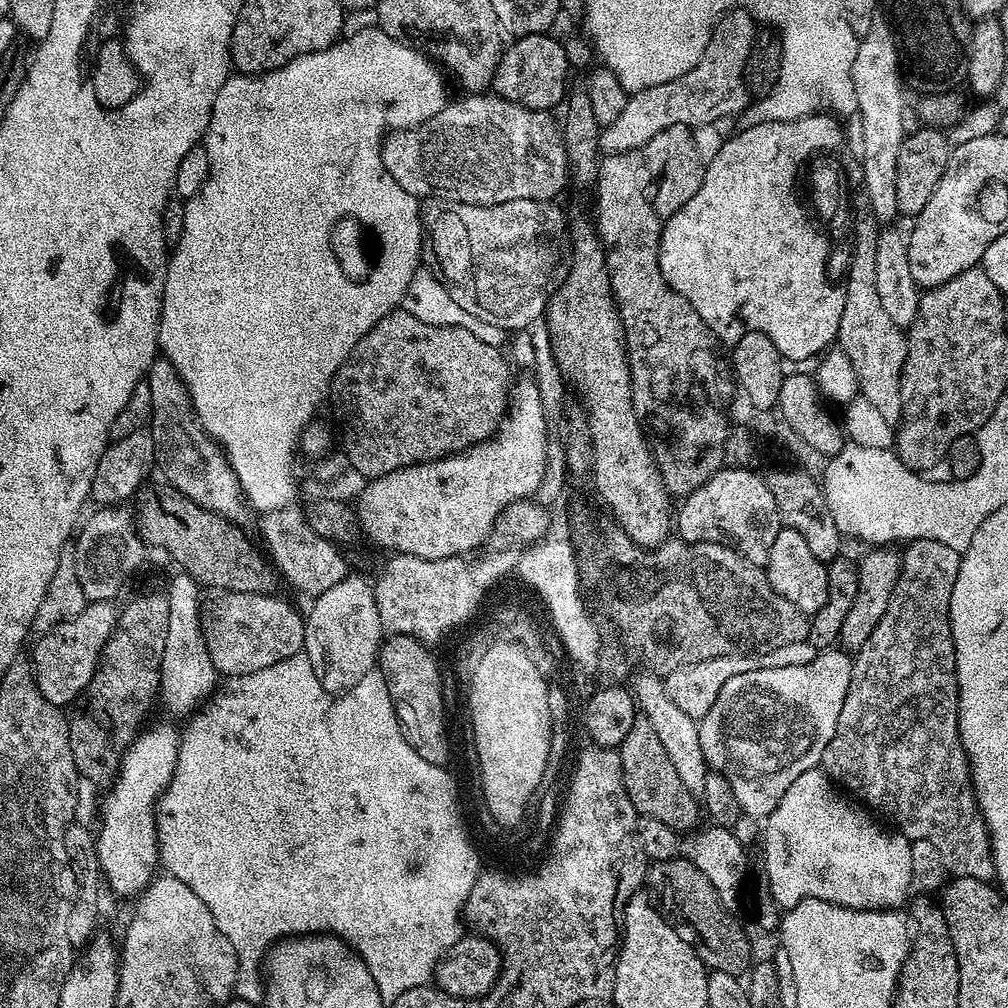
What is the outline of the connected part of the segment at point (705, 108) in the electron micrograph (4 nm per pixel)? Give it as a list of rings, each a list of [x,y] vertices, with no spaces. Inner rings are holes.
[[[743,8],[725,12],[712,31],[710,42],[702,58],[686,74],[665,84],[652,84],[646,90],[633,92],[626,102],[626,110],[614,122],[603,125],[599,140],[600,152],[615,154],[641,148],[654,134],[670,126],[687,124],[716,124],[719,116],[732,116],[750,101],[744,85],[744,67],[752,54],[756,40],[757,21]]]

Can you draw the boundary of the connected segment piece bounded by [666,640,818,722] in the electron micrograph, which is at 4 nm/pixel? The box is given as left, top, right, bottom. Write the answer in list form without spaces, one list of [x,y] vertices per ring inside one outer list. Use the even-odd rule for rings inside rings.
[[[807,640],[802,642],[790,642],[790,646],[778,646],[778,650],[770,650],[766,654],[754,654],[753,656],[723,656],[722,658],[710,658],[706,662],[694,662],[690,666],[682,666],[674,670],[666,678],[668,693],[675,704],[685,714],[690,714],[698,722],[714,706],[722,686],[730,682],[730,678],[737,674],[750,674],[750,670],[762,670],[763,668],[781,668],[782,666],[806,666],[814,657],[818,649]]]

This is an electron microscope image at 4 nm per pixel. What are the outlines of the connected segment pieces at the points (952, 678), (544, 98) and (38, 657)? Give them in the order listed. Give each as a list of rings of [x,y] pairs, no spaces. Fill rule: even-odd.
[[[914,540],[905,548],[908,549],[903,549],[902,552],[902,569],[894,594],[890,598],[890,606],[886,614],[882,614],[882,622],[874,626],[874,634],[870,634],[870,638],[866,638],[866,642],[855,653],[852,661],[850,690],[846,690],[846,702],[842,702],[842,714],[838,714],[838,726],[834,738],[830,738],[824,751],[822,768],[828,779],[839,785],[845,793],[853,792],[857,796],[855,799],[861,805],[869,804],[864,806],[871,809],[873,813],[881,812],[886,819],[893,820],[897,824],[893,825],[901,836],[907,836],[911,841],[925,840],[938,846],[938,851],[942,853],[942,858],[946,862],[946,870],[953,877],[978,878],[992,882],[996,880],[996,862],[992,856],[992,834],[988,830],[988,823],[984,820],[983,813],[980,812],[980,804],[976,800],[976,789],[972,786],[972,769],[968,755],[964,752],[964,743],[960,741],[960,687],[956,677],[956,643],[952,637],[950,622],[950,596],[954,594],[954,582],[958,578],[961,553],[950,550],[950,546],[942,546],[942,542],[933,540]],[[892,676],[908,676],[908,680],[904,680],[904,684],[892,684]]]
[[[552,34],[537,36],[522,36],[511,41],[509,48],[505,47],[500,54],[500,61],[496,67],[496,73],[492,79],[492,88],[495,95],[503,100],[509,100],[515,104],[521,104],[527,108],[533,108],[535,112],[548,112],[552,107],[563,105],[566,100],[566,89],[570,84],[570,65],[566,58],[566,50],[559,39],[555,40]]]
[[[108,602],[85,603],[84,612],[54,630],[39,637],[36,649],[30,655],[32,671],[36,674],[36,685],[46,702],[58,709],[75,705],[80,693],[96,673],[96,663],[100,661],[100,652],[106,646],[110,634],[116,629],[117,609]]]

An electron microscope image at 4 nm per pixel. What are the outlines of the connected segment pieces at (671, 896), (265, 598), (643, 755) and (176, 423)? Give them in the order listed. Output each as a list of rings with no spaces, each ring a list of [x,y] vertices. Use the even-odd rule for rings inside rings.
[[[683,858],[657,860],[649,867],[646,884],[658,897],[659,907],[677,925],[685,924],[690,931],[696,932],[697,938],[704,943],[697,943],[695,950],[702,957],[705,968],[740,978],[753,967],[752,944],[743,926],[728,913],[731,912],[729,905],[724,904],[718,890],[696,864]]]
[[[231,593],[230,602],[222,605],[216,616],[218,628],[216,637],[208,644],[209,656],[217,675],[224,678],[252,674],[257,670],[264,670],[275,662],[285,661],[286,658],[299,655],[305,642],[305,617],[288,602],[278,598],[276,594],[240,594]]]
[[[637,718],[618,751],[622,762],[624,789],[640,816],[654,818],[654,822],[666,822],[666,826],[670,826],[678,834],[687,833],[697,827],[696,819],[702,816],[697,793],[691,792],[682,782],[682,778],[678,778],[658,733],[648,720]]]
[[[163,358],[153,360],[148,369],[146,382],[150,386],[152,399],[152,423],[150,431],[156,444],[156,468],[165,476],[167,483],[183,496],[190,497],[195,504],[201,504],[209,512],[224,517],[235,517],[242,505],[240,484],[234,475],[223,449],[211,439],[200,426],[192,410],[184,383],[180,381],[171,362]]]

